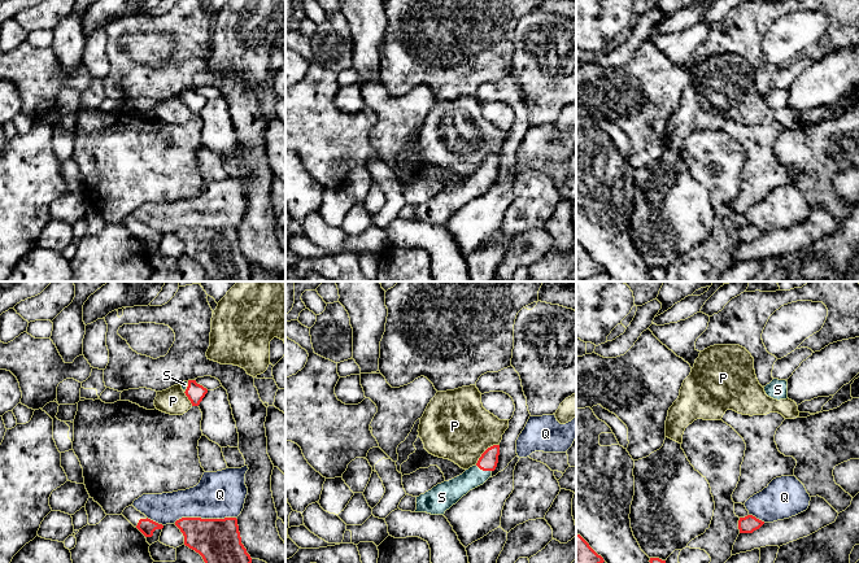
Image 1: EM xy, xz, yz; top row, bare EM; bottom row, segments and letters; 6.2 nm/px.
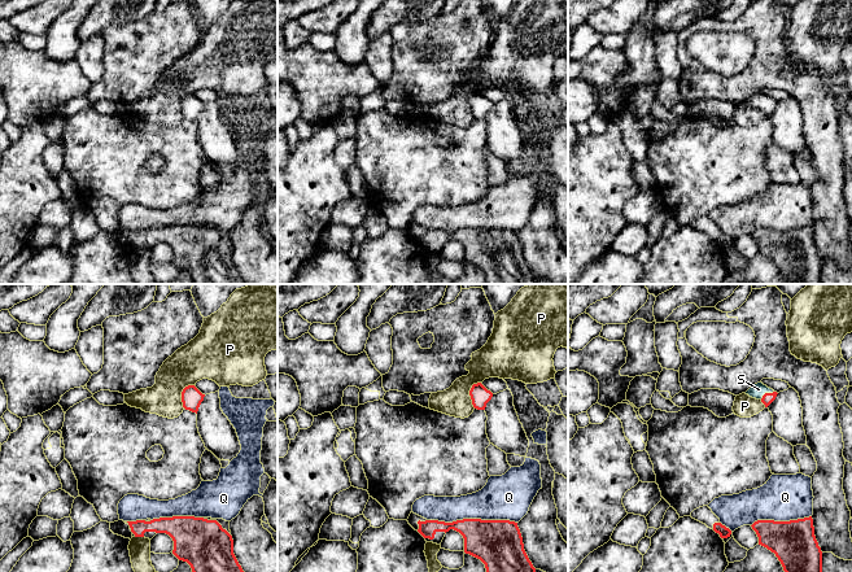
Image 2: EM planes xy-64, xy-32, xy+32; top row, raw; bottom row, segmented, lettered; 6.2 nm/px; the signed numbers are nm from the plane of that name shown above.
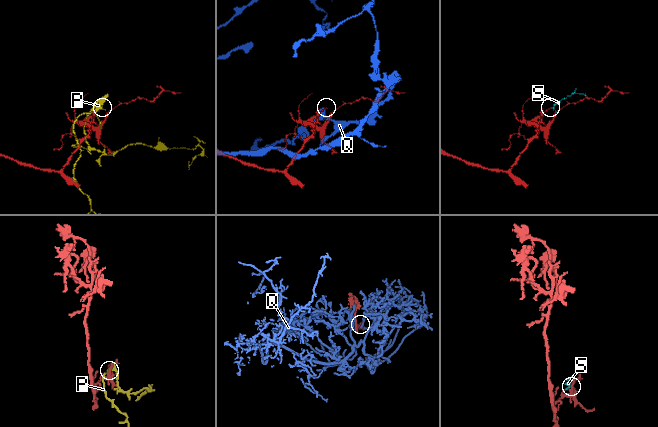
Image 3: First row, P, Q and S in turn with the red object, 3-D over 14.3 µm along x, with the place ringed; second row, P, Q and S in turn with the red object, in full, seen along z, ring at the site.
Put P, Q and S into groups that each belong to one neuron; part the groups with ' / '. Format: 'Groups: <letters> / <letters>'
Groups: P / Q / S

